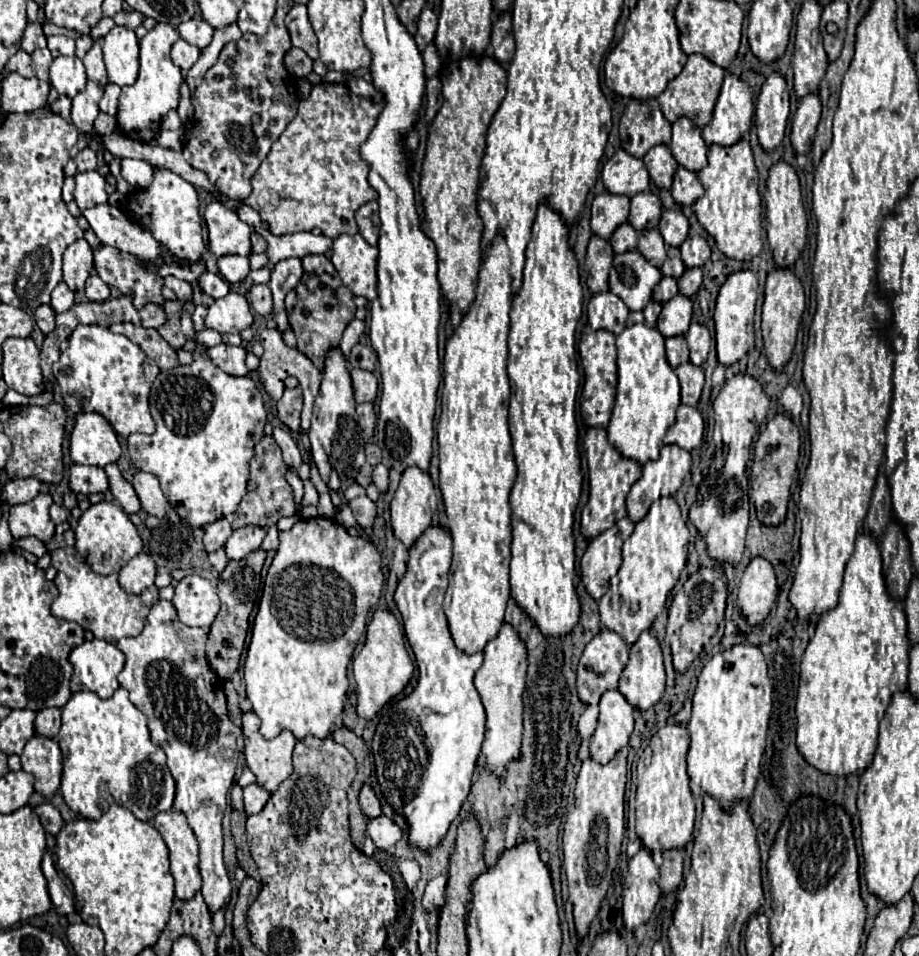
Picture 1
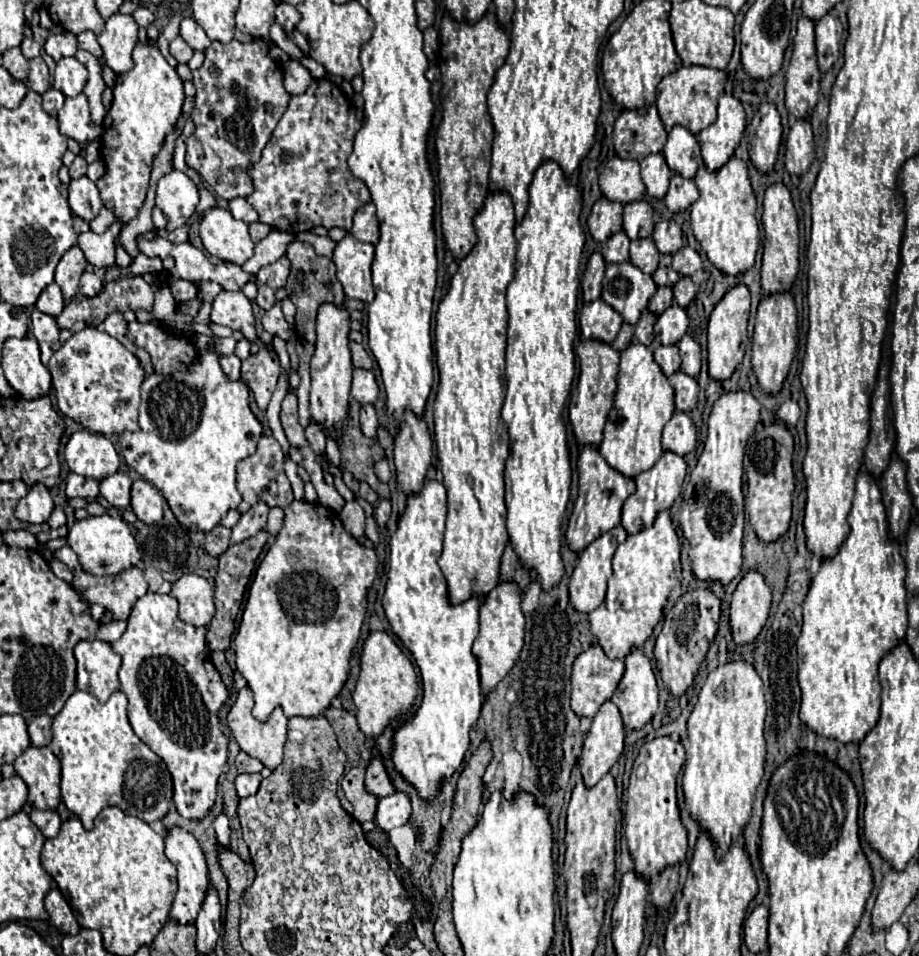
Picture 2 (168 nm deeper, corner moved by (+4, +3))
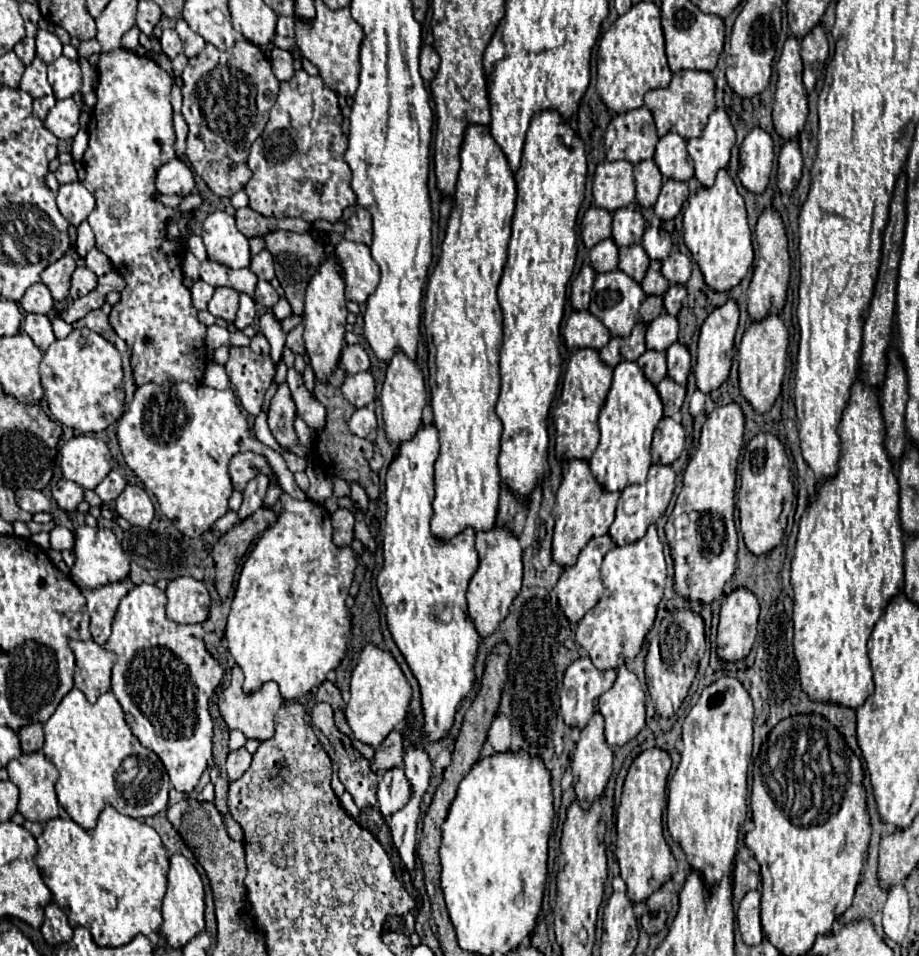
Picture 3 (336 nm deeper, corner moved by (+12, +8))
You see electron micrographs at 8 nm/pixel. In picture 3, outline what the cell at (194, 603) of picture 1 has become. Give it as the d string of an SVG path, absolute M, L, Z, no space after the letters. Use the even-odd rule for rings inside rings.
M178 577L166 589L166 615L176 623L204 623L210 609L210 593L202 581L192 577Z

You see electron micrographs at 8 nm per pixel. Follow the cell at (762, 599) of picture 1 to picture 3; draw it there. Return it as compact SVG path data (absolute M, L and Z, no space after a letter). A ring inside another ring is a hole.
M748 589L730 593L720 611L716 653L720 661L742 661L752 651L758 625L758 599Z

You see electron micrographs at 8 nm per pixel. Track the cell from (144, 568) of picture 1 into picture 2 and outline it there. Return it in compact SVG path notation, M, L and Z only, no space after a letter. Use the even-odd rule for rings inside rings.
M62 546L60 550L54 552L54 558L58 558L60 562L64 562L66 566L73 572L74 580L72 580L72 586L76 590L80 590L90 602L96 602L96 604L102 604L104 608L108 608L114 616L114 620L120 620L120 618L126 618L134 606L134 602L138 598L142 598L146 592L148 592L148 584L144 580L144 570L140 566L132 566L132 568L126 568L122 572L118 572L116 576L102 576L102 578L96 578L88 572L84 572L80 568L78 557L68 546Z

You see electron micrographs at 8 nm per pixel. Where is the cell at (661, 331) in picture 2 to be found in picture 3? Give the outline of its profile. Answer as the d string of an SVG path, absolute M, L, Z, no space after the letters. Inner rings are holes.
M662 313L660 317L656 317L646 331L646 349L652 351L660 351L664 353L672 343L676 343L678 337L678 321L676 317Z

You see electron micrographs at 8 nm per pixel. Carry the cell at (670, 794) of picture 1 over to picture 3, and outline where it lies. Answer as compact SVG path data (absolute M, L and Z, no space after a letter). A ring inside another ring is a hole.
M658 747L648 749L634 759L624 781L620 807L616 811L616 859L620 865L620 875L626 883L626 895L632 903L646 901L676 871L676 861L662 833L662 813L666 807L666 779L670 765L672 761L666 751Z

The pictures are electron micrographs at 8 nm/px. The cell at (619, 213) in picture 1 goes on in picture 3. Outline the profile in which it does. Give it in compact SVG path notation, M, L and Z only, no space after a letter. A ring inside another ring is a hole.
M590 207L580 223L580 237L586 249L592 249L596 243L612 235L612 215L606 209Z

